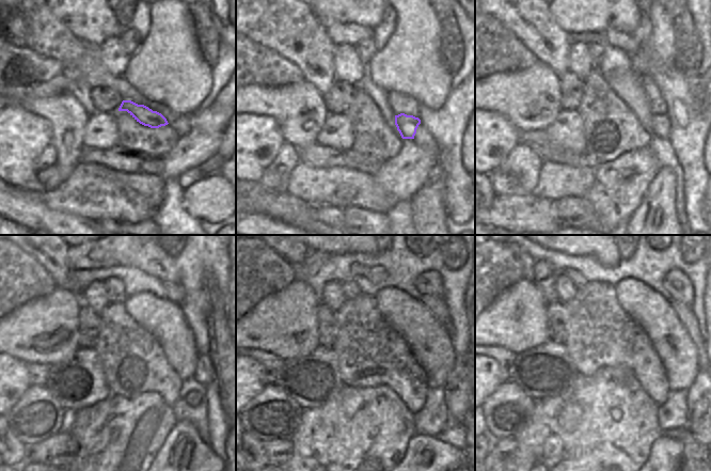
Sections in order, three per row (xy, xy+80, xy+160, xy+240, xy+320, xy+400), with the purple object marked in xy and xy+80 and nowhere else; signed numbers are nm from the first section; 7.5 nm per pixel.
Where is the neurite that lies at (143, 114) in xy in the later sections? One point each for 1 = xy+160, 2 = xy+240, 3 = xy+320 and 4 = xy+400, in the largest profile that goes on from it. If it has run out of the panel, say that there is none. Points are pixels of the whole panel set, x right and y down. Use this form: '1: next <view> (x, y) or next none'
1: next xy+160 (660, 124)
2: next xy+240 (205, 373)
3: next xy+320 (453, 388)
4: next xy+400 (692, 425)

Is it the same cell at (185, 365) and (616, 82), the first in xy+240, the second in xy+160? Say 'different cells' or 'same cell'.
same cell

